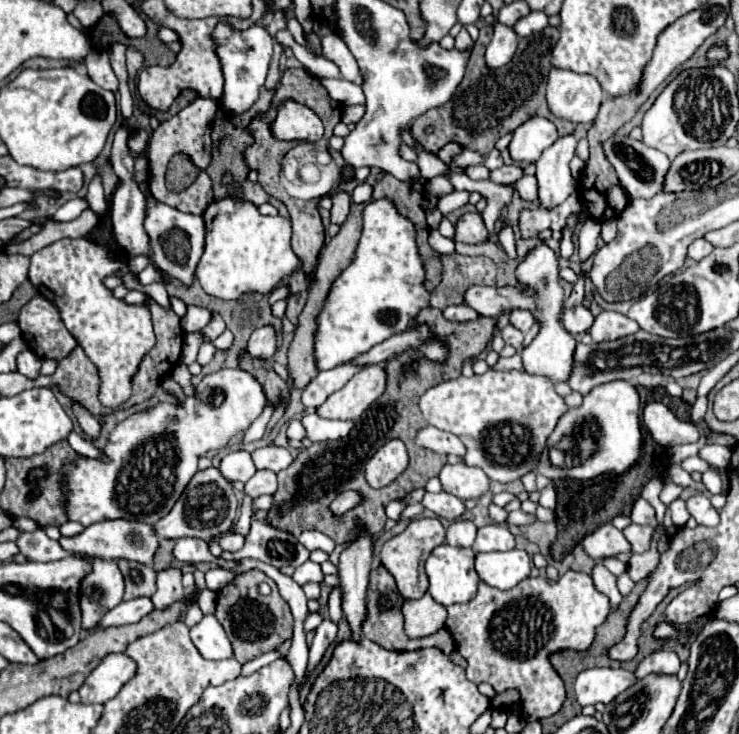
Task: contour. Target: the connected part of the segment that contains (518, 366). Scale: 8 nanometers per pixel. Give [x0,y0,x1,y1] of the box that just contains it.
[494,350,522,370]

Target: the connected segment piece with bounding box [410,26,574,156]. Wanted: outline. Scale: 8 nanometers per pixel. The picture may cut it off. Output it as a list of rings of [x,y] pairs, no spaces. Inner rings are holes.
[[[484,26],[480,28],[480,36],[476,40],[476,46],[472,50],[472,56],[468,60],[466,66],[466,74],[464,80],[460,82],[454,98],[440,106],[434,108],[422,116],[418,116],[412,122],[412,134],[414,138],[430,152],[438,152],[440,146],[444,146],[448,140],[456,140],[462,148],[470,148],[470,150],[478,150],[484,156],[494,148],[496,140],[508,132],[514,132],[526,118],[530,118],[532,114],[544,116],[548,120],[552,120],[558,126],[560,136],[568,136],[574,134],[574,124],[554,118],[548,110],[546,104],[546,78],[550,72],[550,52],[556,44],[560,36],[560,30],[554,26],[544,28],[538,34],[520,38],[518,50],[514,54],[514,60],[498,70],[488,70],[484,66],[484,50],[492,40],[492,28]],[[432,126],[432,132],[426,132],[426,128]]]

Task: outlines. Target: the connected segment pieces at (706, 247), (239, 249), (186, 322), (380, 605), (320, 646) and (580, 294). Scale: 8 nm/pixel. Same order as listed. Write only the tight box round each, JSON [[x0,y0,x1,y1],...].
[[688,238,714,262],[196,198,300,300],[182,304,210,334],[362,566,454,654],[308,618,338,672],[566,274,586,308]]

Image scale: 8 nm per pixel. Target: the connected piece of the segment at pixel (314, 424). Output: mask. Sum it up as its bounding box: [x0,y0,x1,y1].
[302,414,354,442]

